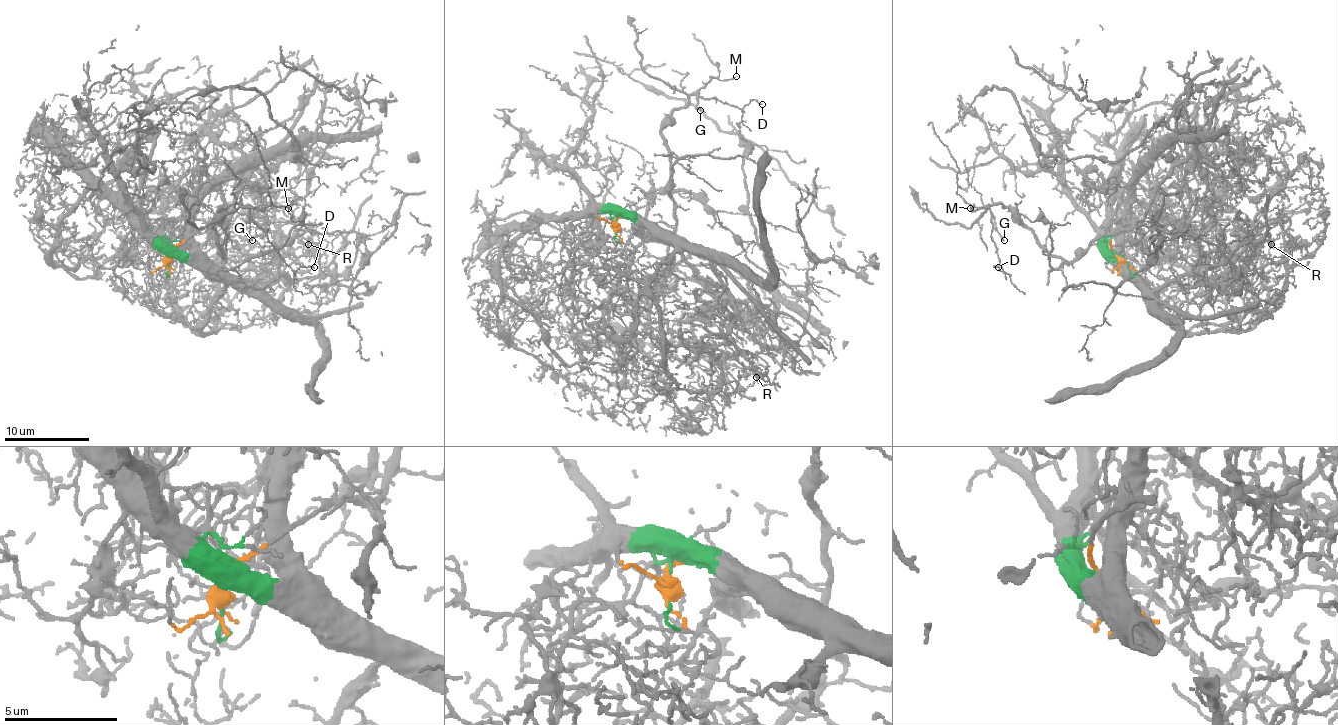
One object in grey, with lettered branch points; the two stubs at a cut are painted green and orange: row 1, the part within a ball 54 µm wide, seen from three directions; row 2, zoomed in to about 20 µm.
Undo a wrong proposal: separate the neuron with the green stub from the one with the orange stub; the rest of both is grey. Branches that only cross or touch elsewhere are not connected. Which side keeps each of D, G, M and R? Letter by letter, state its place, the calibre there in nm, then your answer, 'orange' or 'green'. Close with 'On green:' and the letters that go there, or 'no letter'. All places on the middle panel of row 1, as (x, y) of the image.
D: at (762, 104); 120 nm thick; orange
G: at (700, 110); 140 nm thick; orange
M: at (736, 76); 100 nm thick; orange
R: at (756, 377); 150 nm thick; green
On green: R

